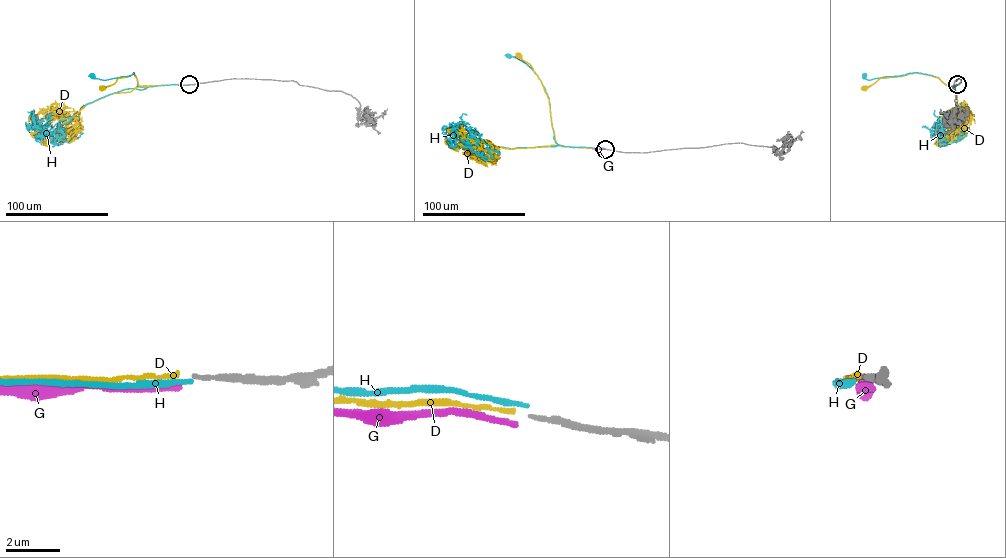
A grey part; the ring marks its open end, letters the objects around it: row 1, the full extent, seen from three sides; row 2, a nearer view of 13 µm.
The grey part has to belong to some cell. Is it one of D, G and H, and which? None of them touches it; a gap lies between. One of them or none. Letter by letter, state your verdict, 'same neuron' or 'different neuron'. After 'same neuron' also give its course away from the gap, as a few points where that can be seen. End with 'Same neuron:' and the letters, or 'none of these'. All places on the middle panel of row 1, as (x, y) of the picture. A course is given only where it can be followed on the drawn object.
D: same neuron; course (605, 149), (562, 146), (556, 142), (547, 94), (533, 68), (519, 56)
G: different neuron
H: different neuron
Same neuron: D

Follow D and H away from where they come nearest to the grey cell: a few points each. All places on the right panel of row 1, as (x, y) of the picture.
D: (957, 84), (953, 87), (938, 78), (914, 72), (880, 78), (864, 87)
H: (957, 84), (951, 86), (937, 77), (920, 73), (868, 80), (864, 76)

